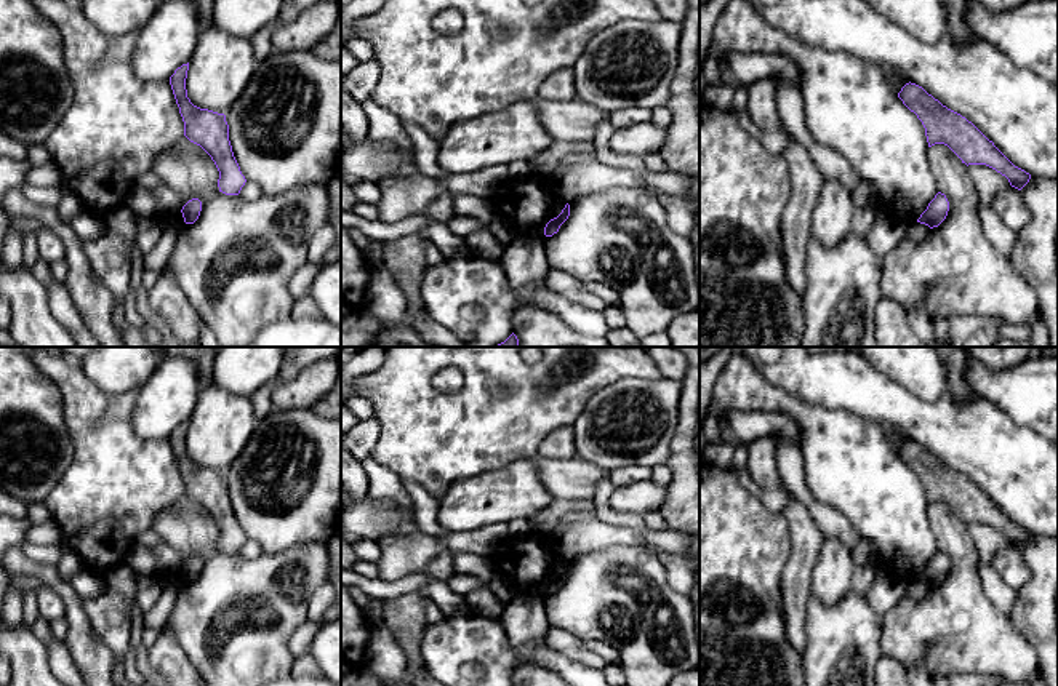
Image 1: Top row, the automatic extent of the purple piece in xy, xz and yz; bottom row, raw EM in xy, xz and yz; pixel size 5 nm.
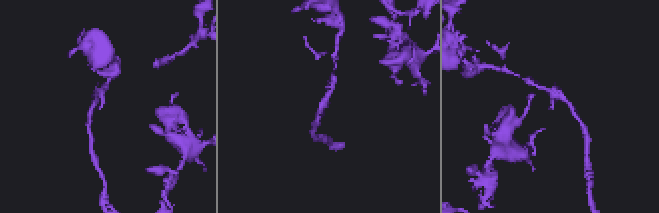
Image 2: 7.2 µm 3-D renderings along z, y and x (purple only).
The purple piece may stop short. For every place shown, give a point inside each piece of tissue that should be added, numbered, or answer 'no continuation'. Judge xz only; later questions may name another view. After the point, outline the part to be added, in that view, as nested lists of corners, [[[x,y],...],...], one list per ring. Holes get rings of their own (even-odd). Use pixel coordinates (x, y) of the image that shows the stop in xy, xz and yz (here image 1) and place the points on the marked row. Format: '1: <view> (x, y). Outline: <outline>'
no continuation

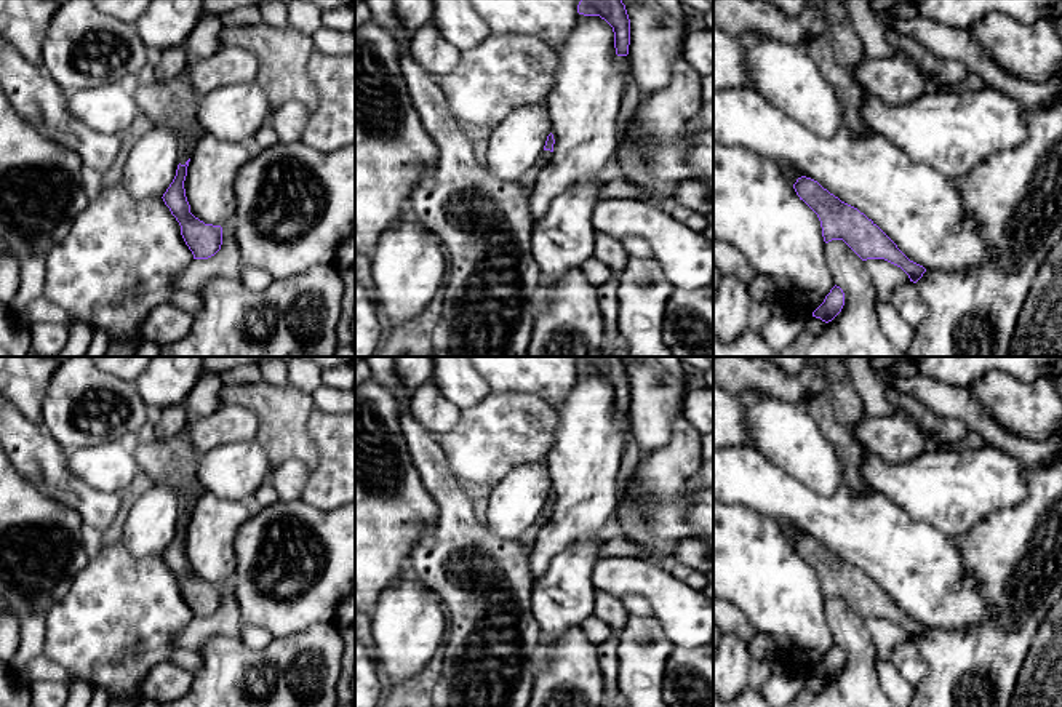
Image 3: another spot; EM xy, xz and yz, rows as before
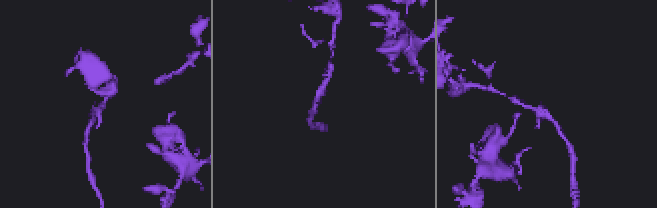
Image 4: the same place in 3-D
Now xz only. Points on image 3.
1: xz (530, 176). Outline: [[[544,150],[539,158],[536,160],[536,163],[523,174],[521,178],[521,184],[533,187],[539,171],[550,162],[552,152],[550,150]]]

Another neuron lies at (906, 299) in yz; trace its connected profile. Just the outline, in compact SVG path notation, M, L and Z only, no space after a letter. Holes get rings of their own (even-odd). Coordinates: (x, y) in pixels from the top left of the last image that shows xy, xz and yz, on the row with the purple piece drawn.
M913 282L896 286L892 291L891 304L897 314L913 326L923 323L929 315L929 307L923 301Z

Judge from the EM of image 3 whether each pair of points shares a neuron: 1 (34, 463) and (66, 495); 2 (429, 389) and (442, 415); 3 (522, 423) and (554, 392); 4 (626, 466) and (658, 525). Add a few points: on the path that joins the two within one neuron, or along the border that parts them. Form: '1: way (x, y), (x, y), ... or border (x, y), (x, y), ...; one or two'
1: way (42, 471), (58, 487); one
2: way (429, 395), (429, 402), (435, 408); one
3: border (509, 392), (536, 394), (555, 410); two
4: border (640, 453), (632, 477), (618, 498); two

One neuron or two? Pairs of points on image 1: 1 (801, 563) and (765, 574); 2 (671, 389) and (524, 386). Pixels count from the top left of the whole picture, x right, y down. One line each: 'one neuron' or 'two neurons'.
1: two neurons
2: two neurons

